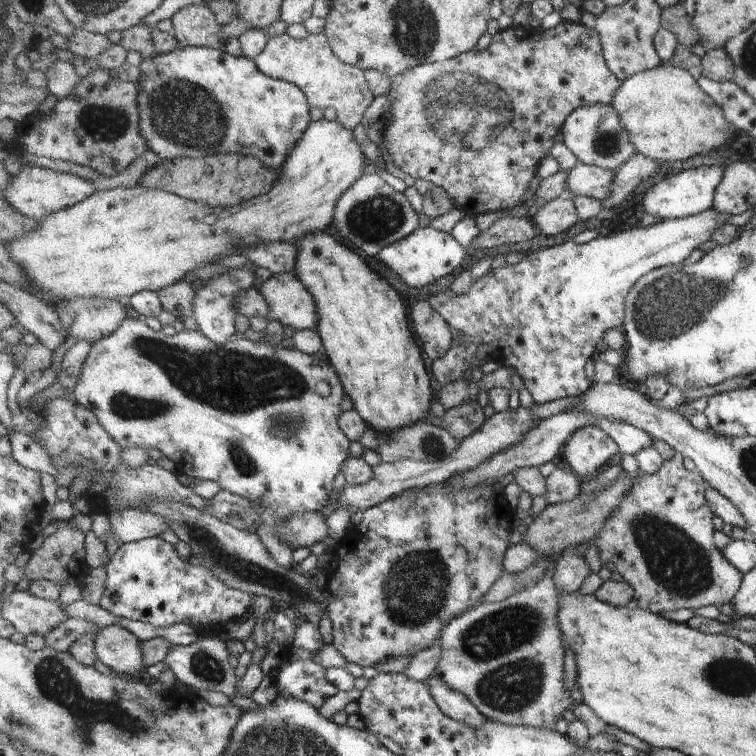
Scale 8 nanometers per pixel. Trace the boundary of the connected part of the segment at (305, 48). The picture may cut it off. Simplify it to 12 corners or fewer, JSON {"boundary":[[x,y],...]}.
{"boundary":[[327,35],[270,37],[254,60],[353,130],[376,99]]}

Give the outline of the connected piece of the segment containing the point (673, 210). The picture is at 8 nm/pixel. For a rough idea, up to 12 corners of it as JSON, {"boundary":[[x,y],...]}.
{"boundary":[[723,166],[675,173],[645,193],[662,220],[712,208]]}

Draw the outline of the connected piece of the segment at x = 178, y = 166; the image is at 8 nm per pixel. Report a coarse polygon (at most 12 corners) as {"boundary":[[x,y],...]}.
{"boundary":[[255,156],[160,160],[137,186],[211,208],[271,192]]}

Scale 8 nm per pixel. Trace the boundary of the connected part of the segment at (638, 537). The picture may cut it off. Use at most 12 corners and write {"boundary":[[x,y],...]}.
{"boundary":[[681,454],[593,540],[638,607],[729,604],[708,484]]}

